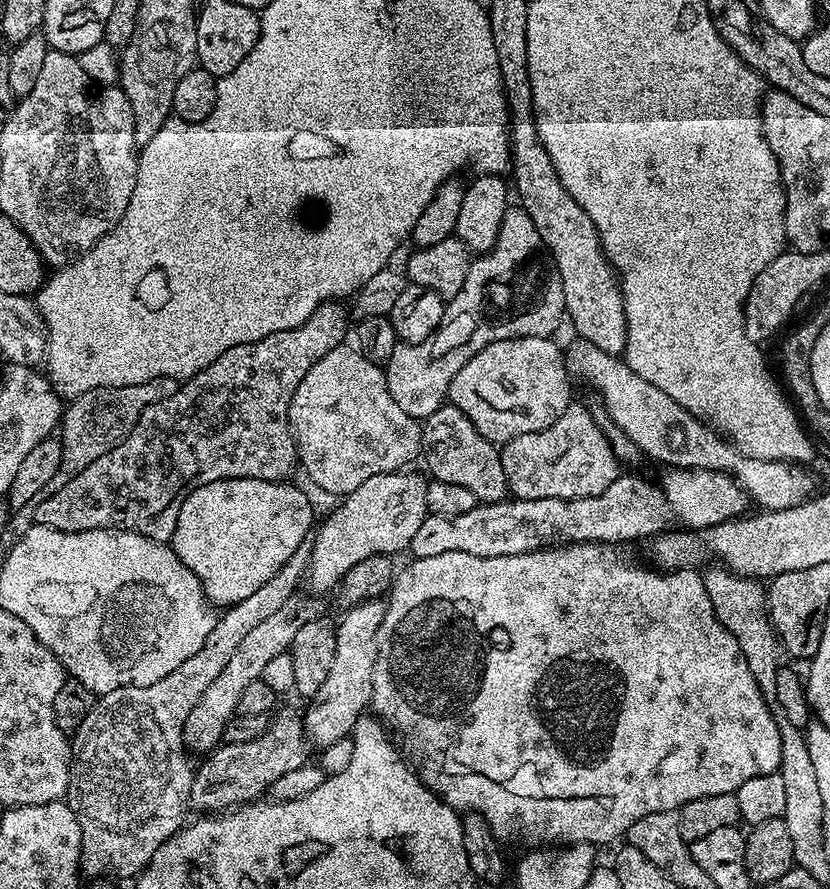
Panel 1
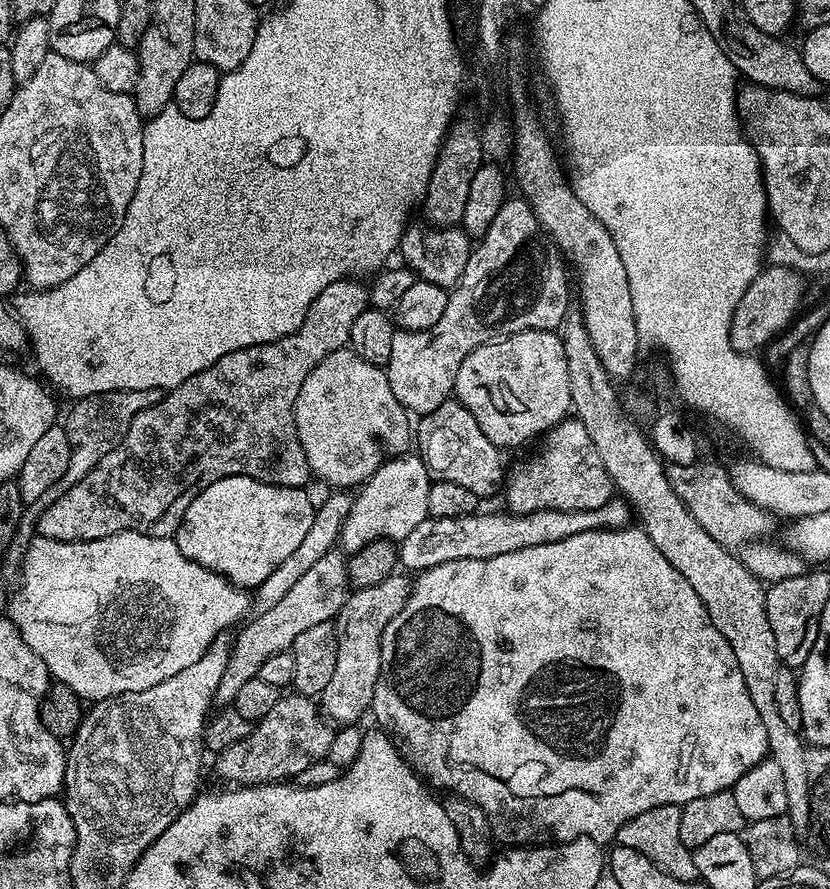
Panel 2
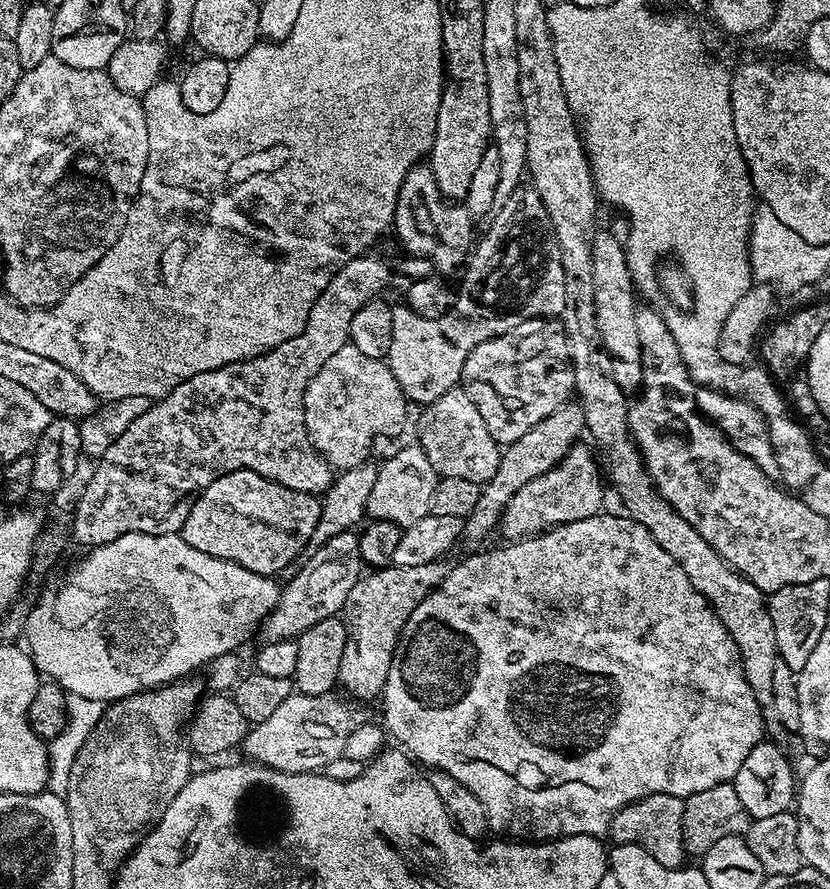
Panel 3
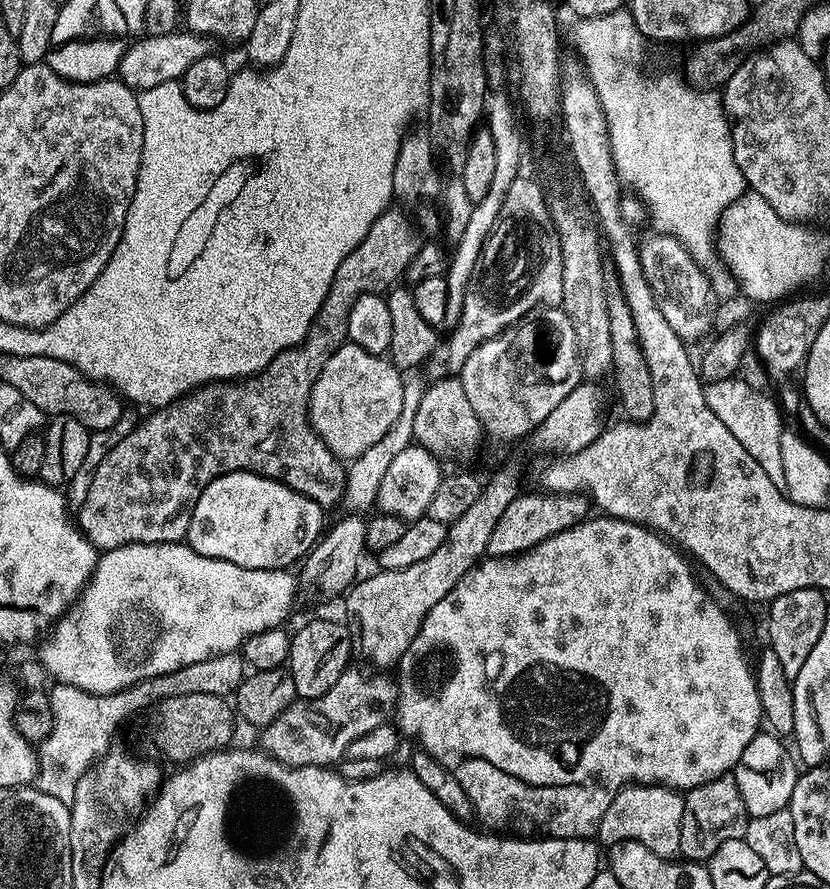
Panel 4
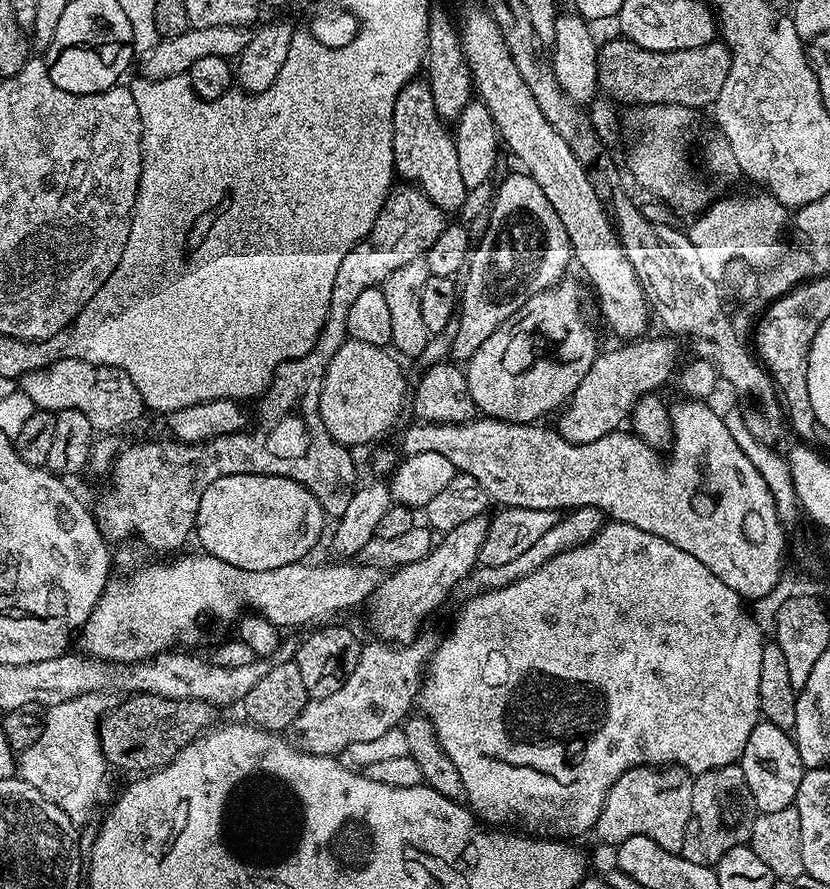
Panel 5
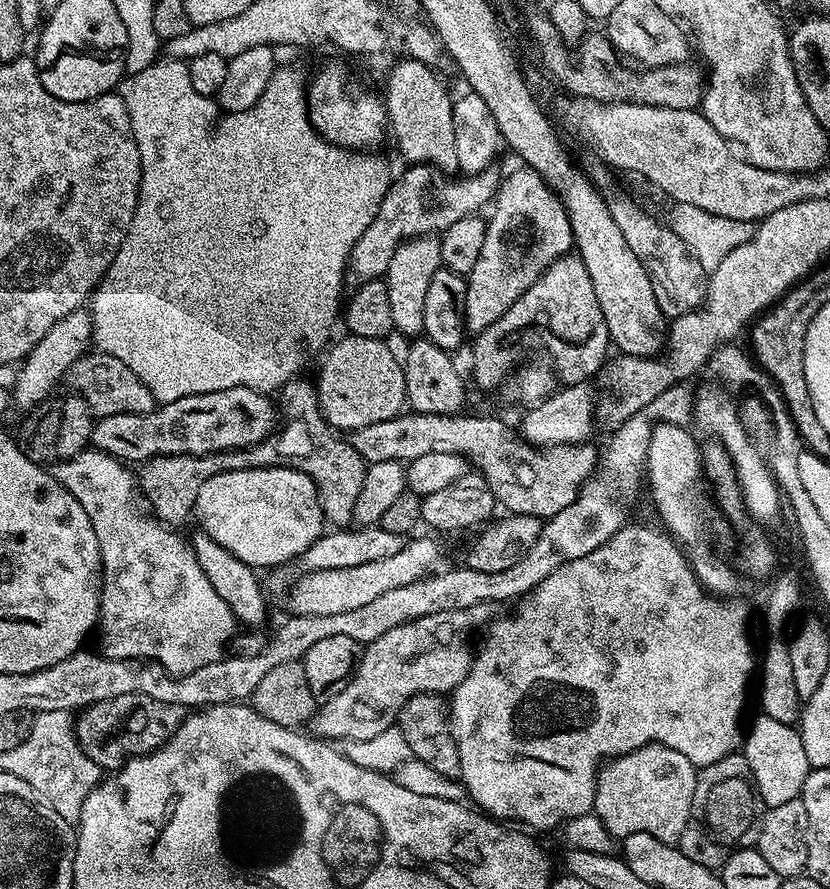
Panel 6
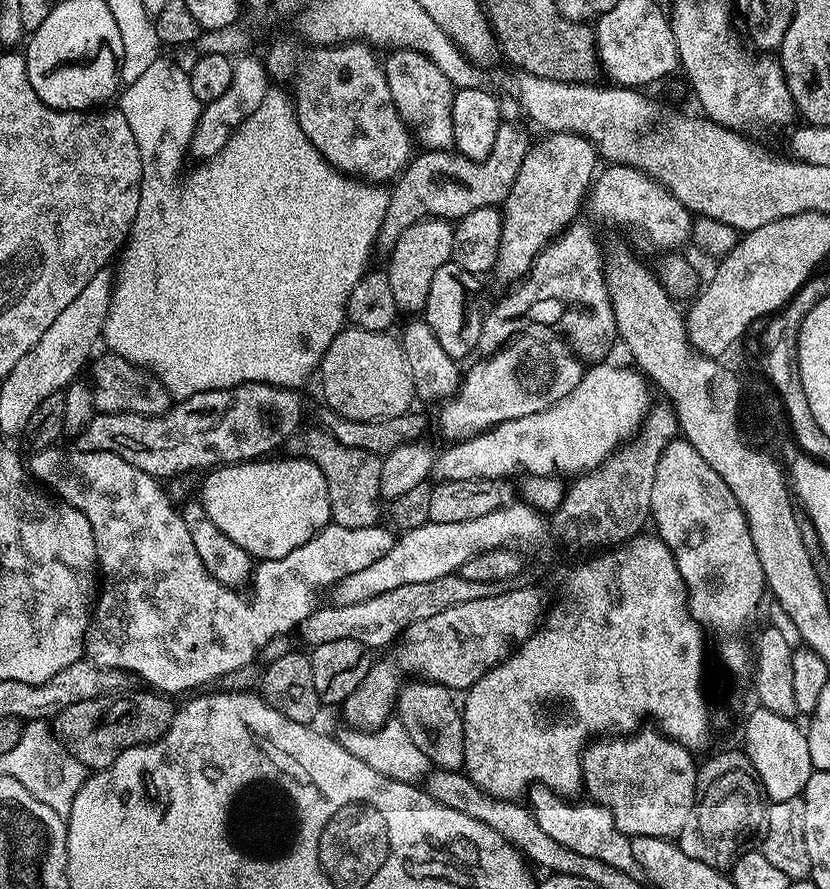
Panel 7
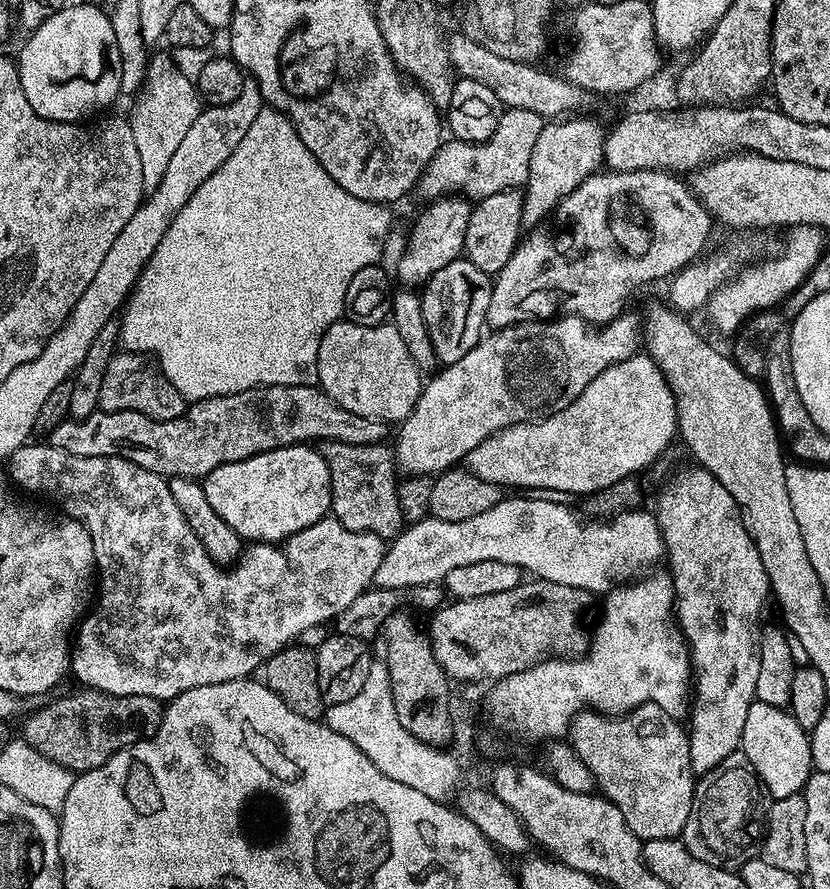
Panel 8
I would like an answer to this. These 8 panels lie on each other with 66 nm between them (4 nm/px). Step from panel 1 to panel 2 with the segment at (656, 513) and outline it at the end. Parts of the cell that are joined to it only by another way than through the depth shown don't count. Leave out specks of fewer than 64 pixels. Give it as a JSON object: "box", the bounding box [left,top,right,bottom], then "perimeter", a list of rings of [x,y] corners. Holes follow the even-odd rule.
{"box":[398,498,629,574],"perimeter":[[[613,498],[594,510],[538,510],[517,516],[507,510],[501,512],[477,511],[462,518],[438,518],[429,516],[418,522],[410,534],[398,544],[398,564],[412,574],[428,568],[442,566],[442,562],[469,560],[470,558],[494,558],[498,554],[510,554],[514,550],[526,550],[526,546],[542,546],[546,542],[562,542],[562,538],[574,538],[586,530],[599,528],[623,528],[629,523],[628,501]]]}

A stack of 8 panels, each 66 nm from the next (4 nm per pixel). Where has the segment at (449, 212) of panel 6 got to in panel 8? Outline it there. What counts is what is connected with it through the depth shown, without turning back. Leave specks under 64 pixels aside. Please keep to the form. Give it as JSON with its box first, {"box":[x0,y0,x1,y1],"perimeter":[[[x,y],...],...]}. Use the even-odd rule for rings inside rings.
{"box":[418,108,545,202],"perimeter":[[[505,108],[498,118],[498,126],[494,126],[494,134],[481,144],[445,139],[420,175],[418,192],[427,198],[463,194],[477,202],[500,191],[519,189],[528,182],[530,158],[534,155],[538,134],[542,134],[545,123],[545,117],[534,114],[534,110]]]}

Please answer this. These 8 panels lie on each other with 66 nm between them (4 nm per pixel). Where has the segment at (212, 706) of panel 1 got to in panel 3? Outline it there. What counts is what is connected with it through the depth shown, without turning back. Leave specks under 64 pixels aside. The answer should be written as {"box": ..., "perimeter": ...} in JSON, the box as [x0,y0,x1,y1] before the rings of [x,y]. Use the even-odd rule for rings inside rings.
{"box":[260,531,362,642],"perimeter":[[[355,531],[334,534],[330,542],[315,549],[311,553],[312,557],[308,561],[305,559],[295,569],[297,572],[293,574],[292,581],[281,587],[274,610],[261,624],[260,634],[266,642],[295,639],[310,626],[322,622],[323,618],[343,613],[346,597],[350,590],[354,590],[362,575],[362,561],[358,554],[359,541],[359,535]]]}

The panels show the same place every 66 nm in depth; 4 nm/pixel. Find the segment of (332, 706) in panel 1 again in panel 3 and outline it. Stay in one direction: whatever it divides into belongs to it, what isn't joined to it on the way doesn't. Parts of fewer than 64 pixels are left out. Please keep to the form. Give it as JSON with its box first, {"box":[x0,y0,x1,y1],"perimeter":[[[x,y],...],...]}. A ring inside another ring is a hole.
{"box":[338,560,449,702],"perimeter":[[[435,560],[426,566],[389,566],[361,575],[346,597],[342,613],[348,637],[342,666],[338,666],[338,684],[341,689],[345,688],[343,691],[349,697],[365,702],[375,696],[377,699],[383,693],[386,674],[390,674],[390,662],[406,618],[414,614],[422,598],[429,596],[432,589],[444,581],[448,570],[449,565],[444,560]]]}

